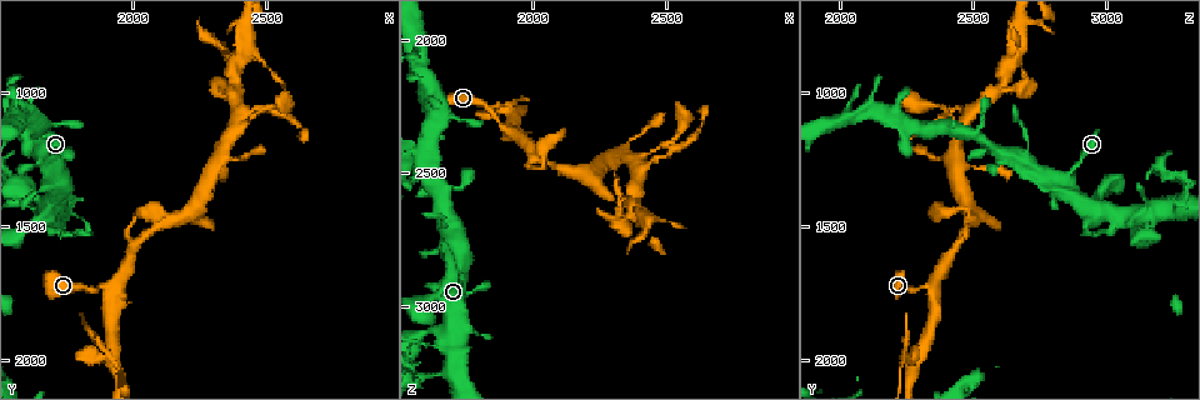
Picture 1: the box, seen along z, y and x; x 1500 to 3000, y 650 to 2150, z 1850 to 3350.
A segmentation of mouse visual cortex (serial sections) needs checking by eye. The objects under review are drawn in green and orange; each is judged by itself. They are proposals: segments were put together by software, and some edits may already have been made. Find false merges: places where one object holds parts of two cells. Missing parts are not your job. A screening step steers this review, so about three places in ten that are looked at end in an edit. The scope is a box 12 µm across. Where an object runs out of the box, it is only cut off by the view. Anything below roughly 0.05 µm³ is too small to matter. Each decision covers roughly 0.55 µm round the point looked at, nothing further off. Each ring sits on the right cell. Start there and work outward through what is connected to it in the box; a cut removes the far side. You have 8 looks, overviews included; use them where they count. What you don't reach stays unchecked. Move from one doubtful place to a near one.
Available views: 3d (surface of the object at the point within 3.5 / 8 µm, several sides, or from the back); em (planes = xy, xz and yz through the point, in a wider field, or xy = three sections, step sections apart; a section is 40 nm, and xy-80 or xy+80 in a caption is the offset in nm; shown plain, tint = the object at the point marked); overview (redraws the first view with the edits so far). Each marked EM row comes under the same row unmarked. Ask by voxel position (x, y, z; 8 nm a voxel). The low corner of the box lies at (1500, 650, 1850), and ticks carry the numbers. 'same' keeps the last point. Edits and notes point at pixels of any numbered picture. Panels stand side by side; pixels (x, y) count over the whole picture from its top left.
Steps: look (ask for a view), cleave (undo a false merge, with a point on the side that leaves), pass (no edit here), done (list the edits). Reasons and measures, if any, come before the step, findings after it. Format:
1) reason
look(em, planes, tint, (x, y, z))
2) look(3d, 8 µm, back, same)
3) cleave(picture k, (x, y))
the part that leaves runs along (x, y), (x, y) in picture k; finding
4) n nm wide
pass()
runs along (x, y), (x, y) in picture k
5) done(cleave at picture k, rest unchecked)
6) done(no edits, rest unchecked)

calibre changes
look(3d, 3.5 µm, (1660, 1200, 2590))

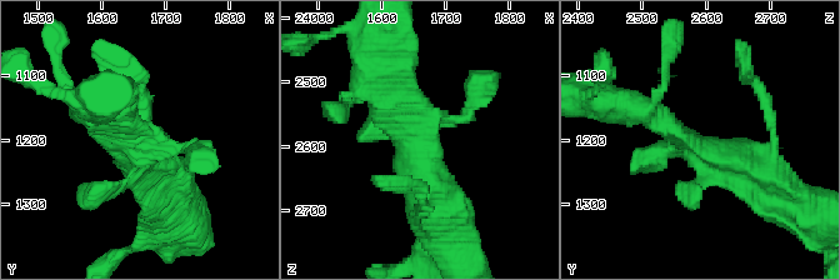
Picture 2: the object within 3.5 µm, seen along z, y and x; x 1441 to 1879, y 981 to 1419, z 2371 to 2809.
now the EM
look(em, xy, step 5, tint, (1650, 1215, 2585))

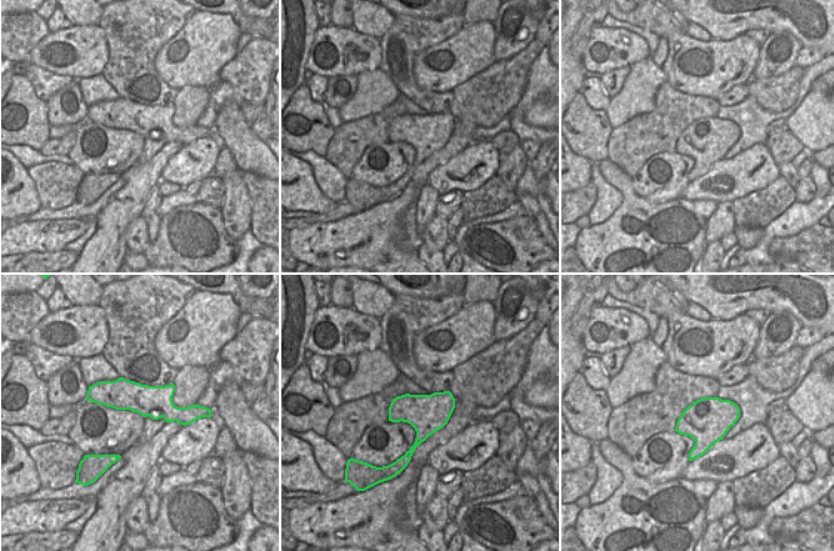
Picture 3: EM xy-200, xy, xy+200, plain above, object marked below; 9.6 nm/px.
cut it another way
look(em, xy, step 3, tint, same)

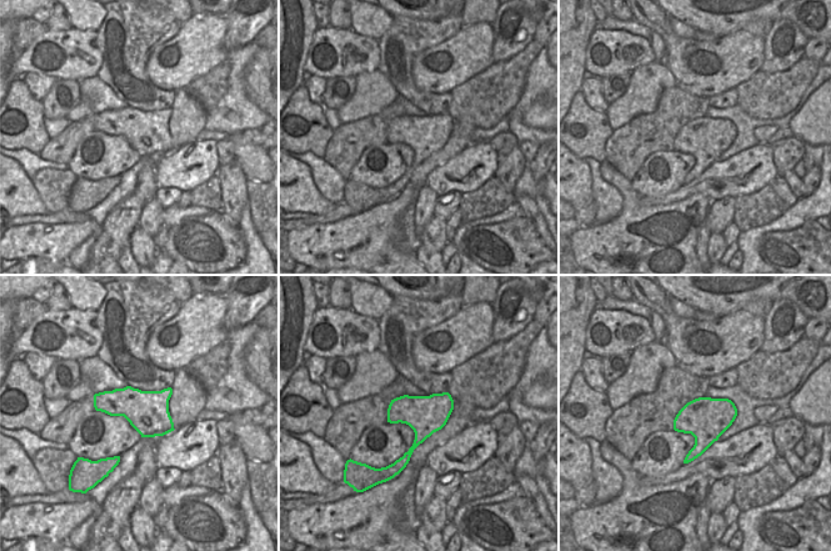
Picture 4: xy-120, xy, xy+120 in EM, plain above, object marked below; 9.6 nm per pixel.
pass()
runs along (765, 174), (698, 150), (634, 108) in picture 2; continuous, no second cell

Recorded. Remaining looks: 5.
small branch off a trunk
look(3d, 3.5 µm, (2010, 1570, 2430))

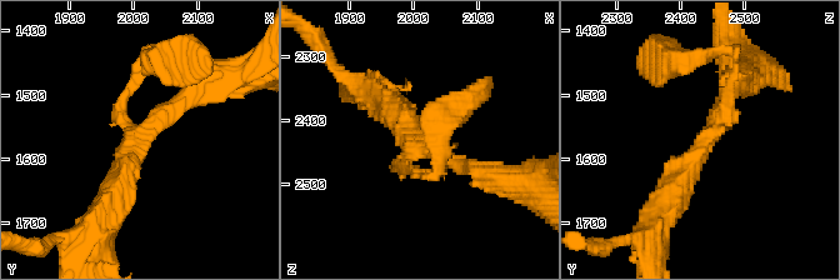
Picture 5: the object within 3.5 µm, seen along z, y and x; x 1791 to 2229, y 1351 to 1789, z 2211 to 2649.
3 arms; arms of 150, 200, 350 nm; need the tissue
look(em, xy, step 2, tint, (2010, 1565, 2445))

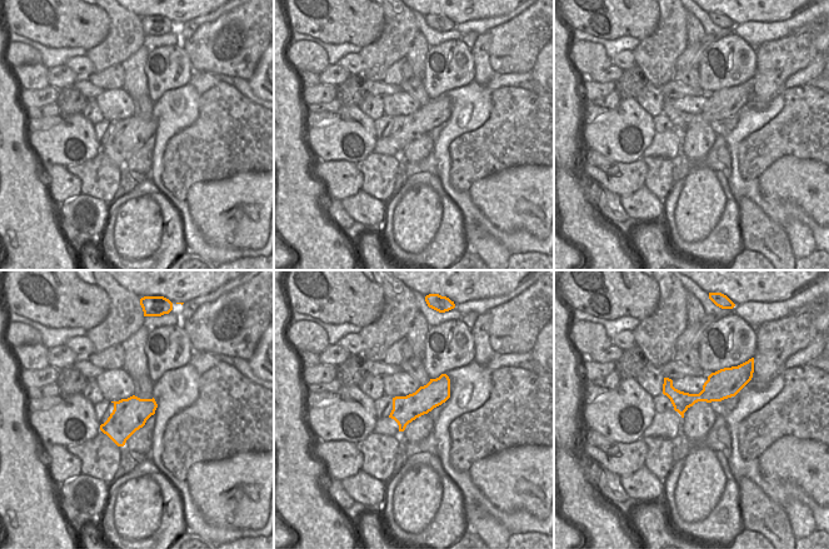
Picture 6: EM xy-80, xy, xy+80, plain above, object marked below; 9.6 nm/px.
pass()
runs along (110, 201), (130, 144), (199, 83) in picture 5; continuous, no second cell

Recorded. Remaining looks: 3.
looks like a crossing
look(3d, 3.5 µm, (2390, 1140, 2450))

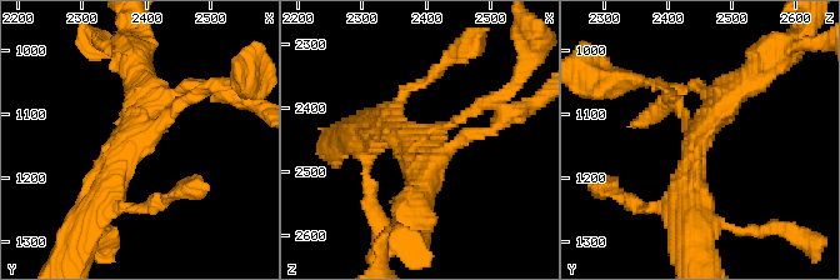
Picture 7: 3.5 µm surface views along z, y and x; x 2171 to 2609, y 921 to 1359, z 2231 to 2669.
look(em, xy, step 5, tint, (2385, 1130, 2450))

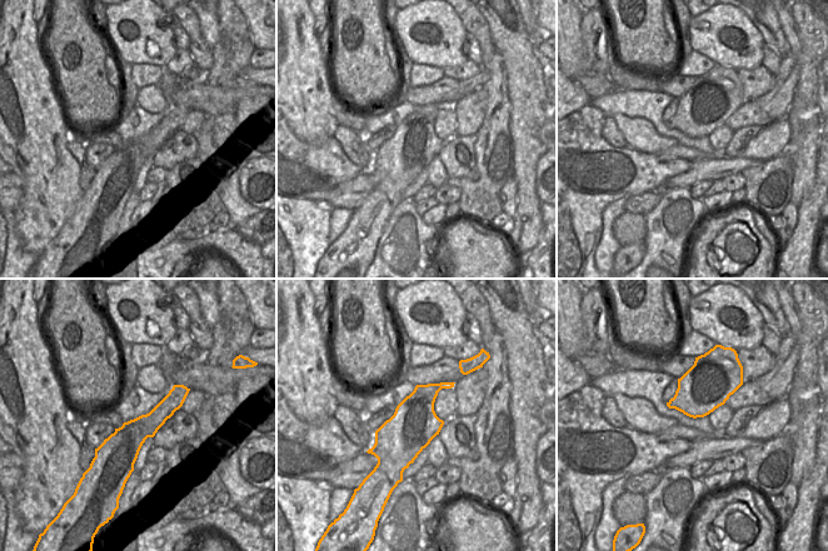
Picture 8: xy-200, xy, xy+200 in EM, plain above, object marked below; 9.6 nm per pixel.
arms of 150, 200, 400, 400 nm
pass()
runs along (175, 389), (125, 447), (125, 467) in picture 8; continuous, no second cell

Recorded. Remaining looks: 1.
done(no edits, rest unchecked)

